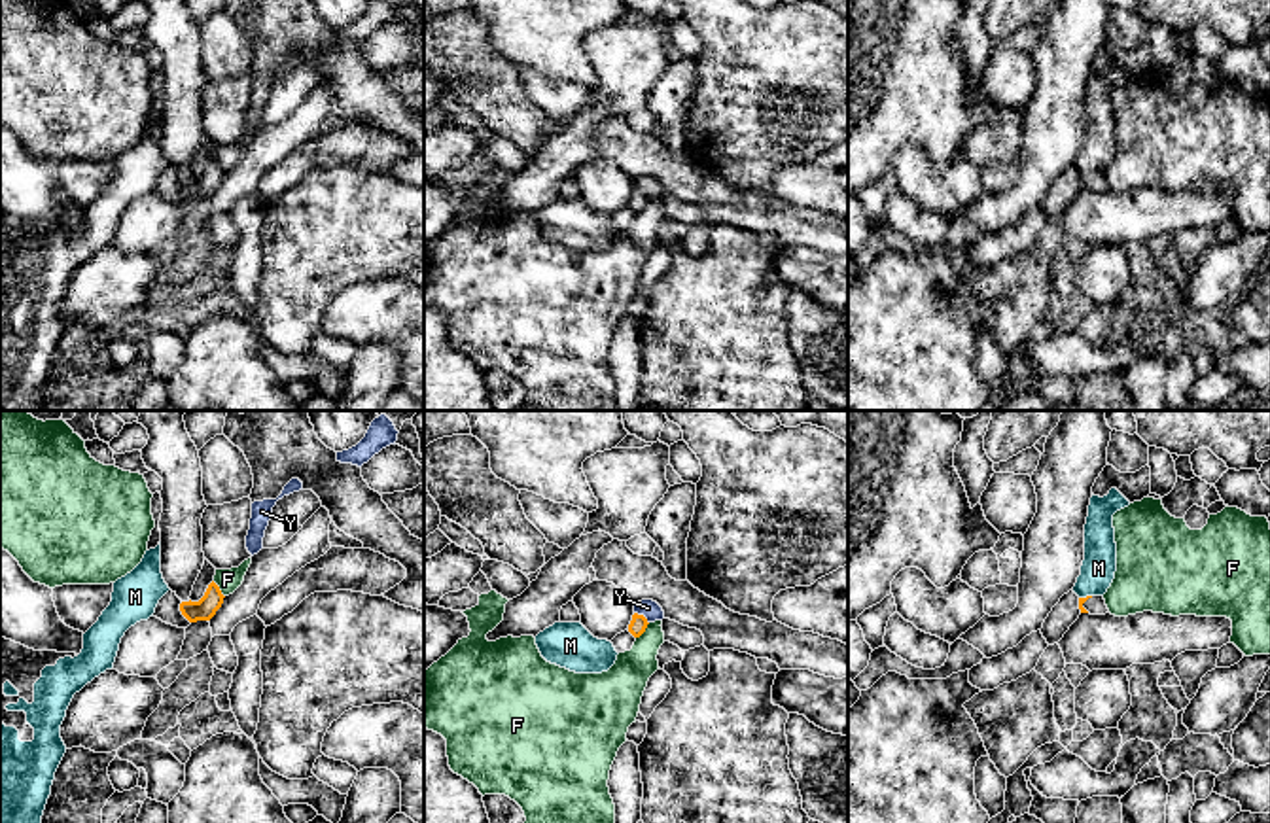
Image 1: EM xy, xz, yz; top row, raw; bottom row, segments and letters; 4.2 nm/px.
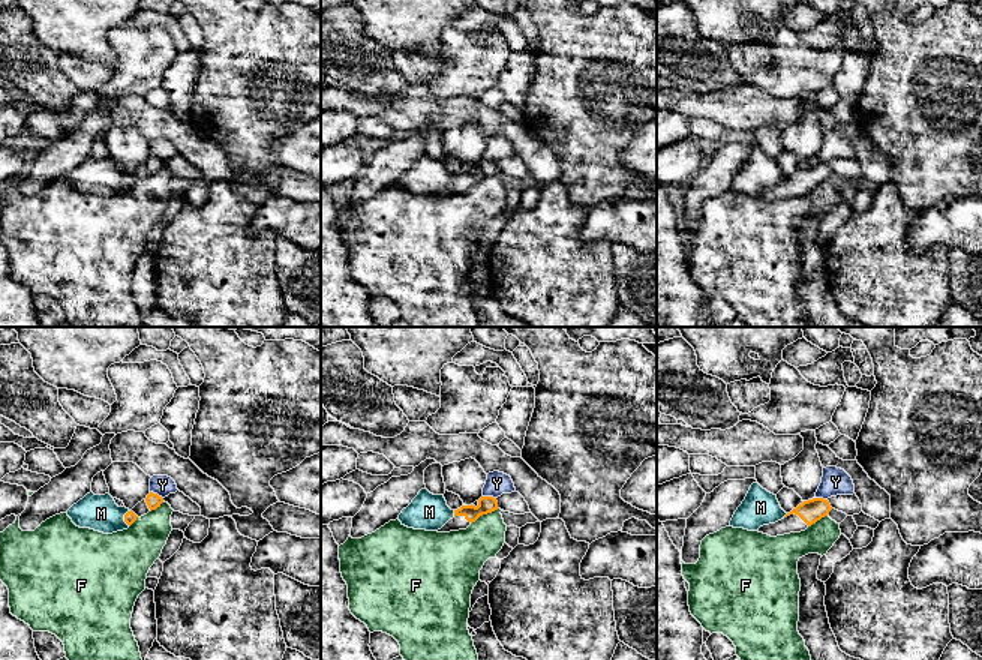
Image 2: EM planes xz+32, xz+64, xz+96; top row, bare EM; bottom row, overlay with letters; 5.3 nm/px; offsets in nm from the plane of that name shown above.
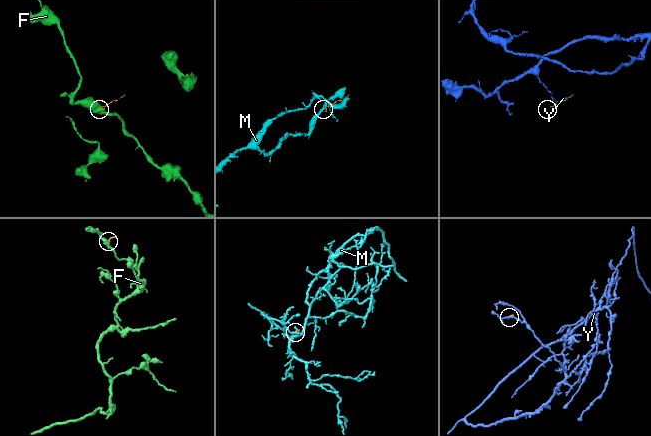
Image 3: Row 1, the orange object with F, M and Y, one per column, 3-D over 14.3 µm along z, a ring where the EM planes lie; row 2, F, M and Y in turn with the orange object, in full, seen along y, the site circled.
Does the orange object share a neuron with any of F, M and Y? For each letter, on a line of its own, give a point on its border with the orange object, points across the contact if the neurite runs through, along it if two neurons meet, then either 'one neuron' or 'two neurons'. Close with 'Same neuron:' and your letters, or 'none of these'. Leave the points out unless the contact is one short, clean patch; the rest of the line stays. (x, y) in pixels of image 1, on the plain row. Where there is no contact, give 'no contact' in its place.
F: xz (644, 207) | along xz (650, 199), (636, 214) | two neurons
M: yz (1087, 173) | along yz (1091, 171), (1079, 175) | two neurons
Y: xz (642, 192) | along xz (634, 188), (648, 199) | two neurons
Same neuron: none of these

